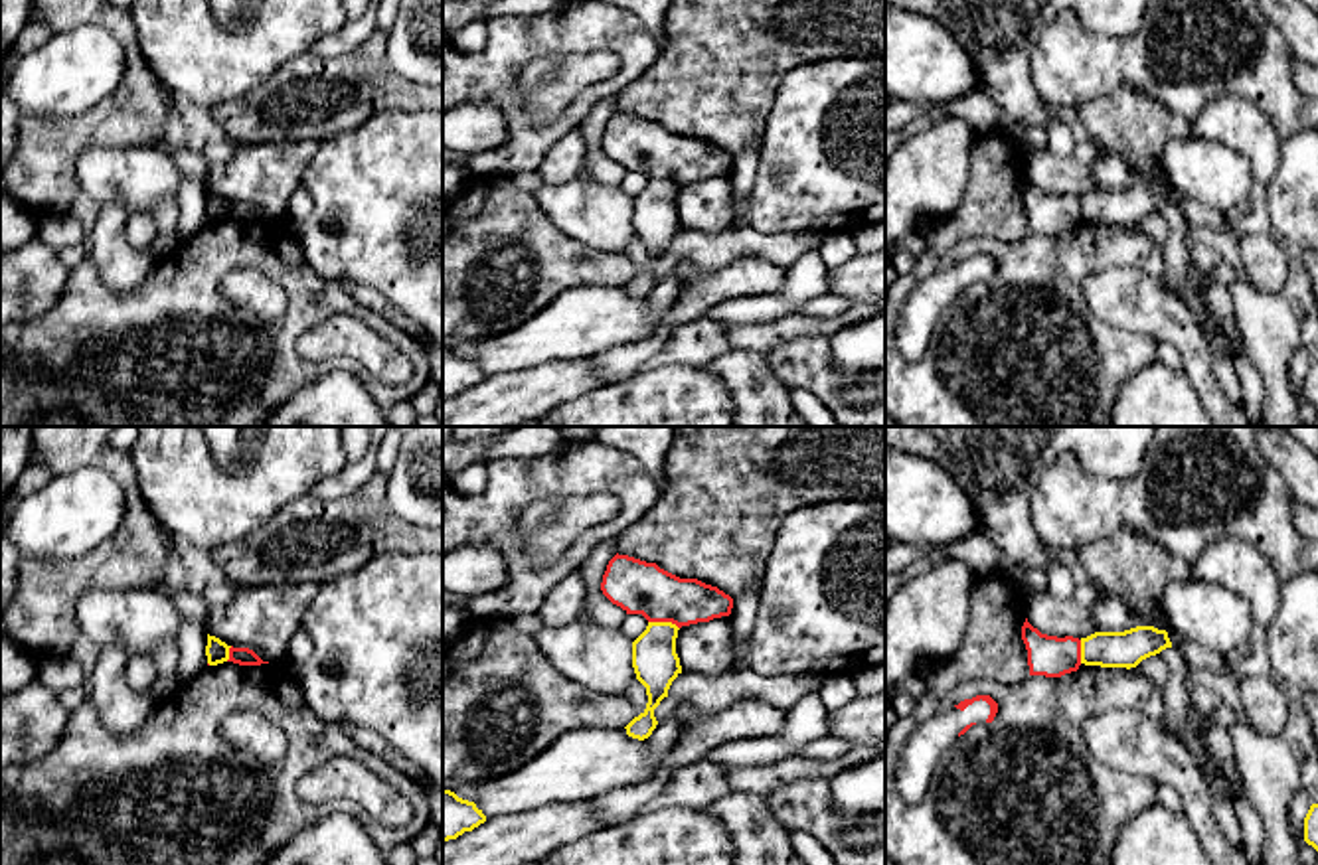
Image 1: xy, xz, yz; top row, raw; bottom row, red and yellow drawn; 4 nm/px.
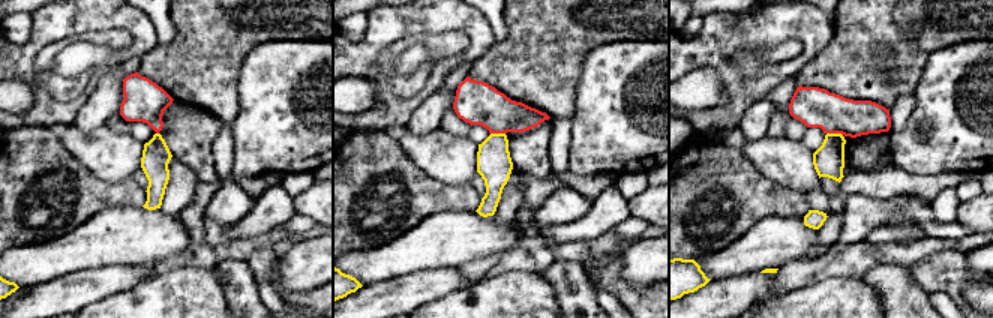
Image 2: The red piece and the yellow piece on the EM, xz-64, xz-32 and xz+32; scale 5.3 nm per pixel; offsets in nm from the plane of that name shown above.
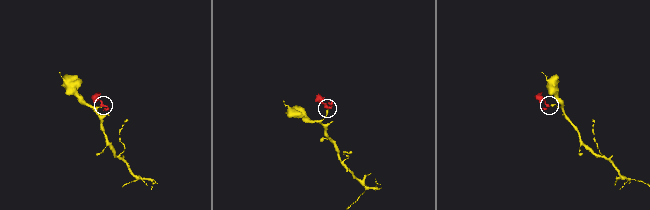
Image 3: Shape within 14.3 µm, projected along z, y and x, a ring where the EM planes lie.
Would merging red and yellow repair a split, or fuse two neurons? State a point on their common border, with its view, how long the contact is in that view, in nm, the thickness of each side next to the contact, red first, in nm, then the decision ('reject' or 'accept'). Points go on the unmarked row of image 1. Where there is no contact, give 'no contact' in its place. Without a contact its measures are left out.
contact xz (664, 178); length 130 nm; calibres 220 and 190 nm; reject

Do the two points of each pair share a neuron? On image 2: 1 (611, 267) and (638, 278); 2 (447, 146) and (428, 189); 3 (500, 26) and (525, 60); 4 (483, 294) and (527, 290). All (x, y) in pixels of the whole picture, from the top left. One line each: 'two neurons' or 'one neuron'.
1: two neurons
2: two neurons
3: two neurons
4: one neuron

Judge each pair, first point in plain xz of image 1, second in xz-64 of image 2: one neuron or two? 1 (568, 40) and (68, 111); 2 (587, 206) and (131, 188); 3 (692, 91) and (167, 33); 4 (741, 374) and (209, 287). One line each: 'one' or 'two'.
1: one
2: two
3: two
4: two

